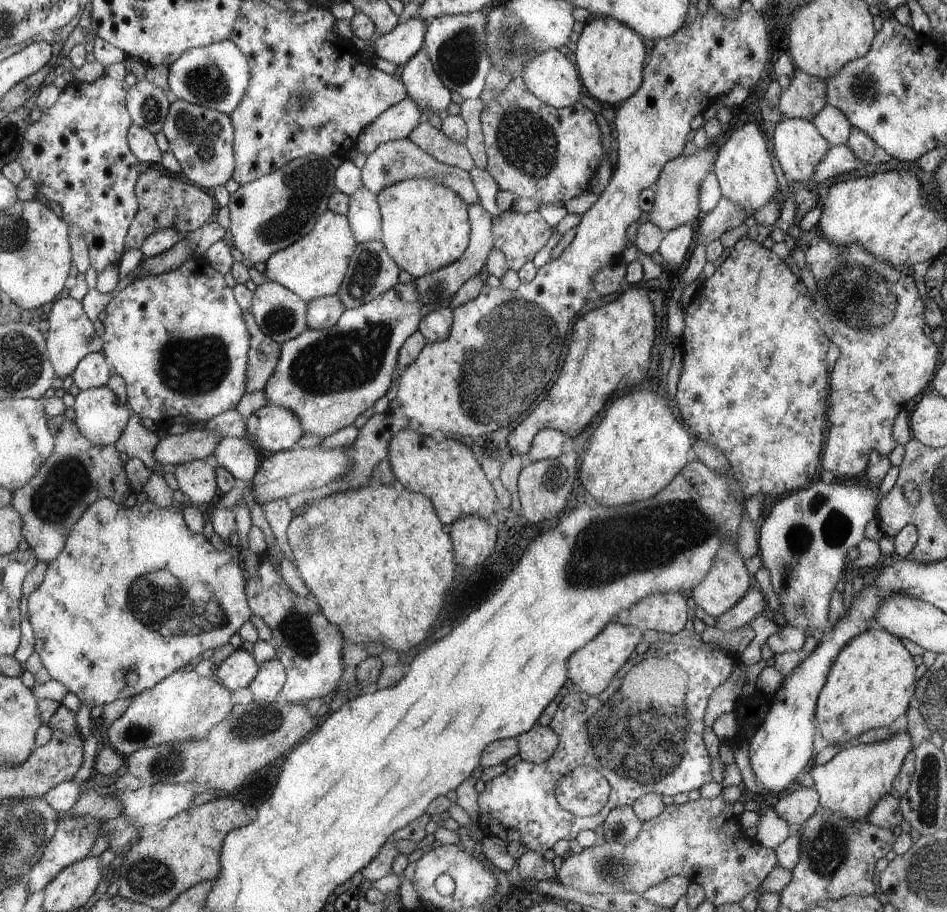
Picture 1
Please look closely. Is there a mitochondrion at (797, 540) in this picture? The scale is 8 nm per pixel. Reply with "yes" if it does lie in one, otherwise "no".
yes

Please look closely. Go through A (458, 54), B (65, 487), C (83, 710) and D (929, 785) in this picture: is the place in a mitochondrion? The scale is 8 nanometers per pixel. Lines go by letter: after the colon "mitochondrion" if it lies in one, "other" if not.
A: mitochondrion
B: mitochondrion
C: other
D: mitochondrion

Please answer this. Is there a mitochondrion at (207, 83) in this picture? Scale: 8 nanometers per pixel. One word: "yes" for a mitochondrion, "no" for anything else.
yes

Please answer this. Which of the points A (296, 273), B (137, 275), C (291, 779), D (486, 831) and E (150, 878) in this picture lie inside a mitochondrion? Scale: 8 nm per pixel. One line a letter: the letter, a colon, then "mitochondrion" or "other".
A: other
B: other
C: other
D: other
E: mitochondrion

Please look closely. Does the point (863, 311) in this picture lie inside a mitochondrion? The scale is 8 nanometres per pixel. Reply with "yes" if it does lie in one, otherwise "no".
yes

